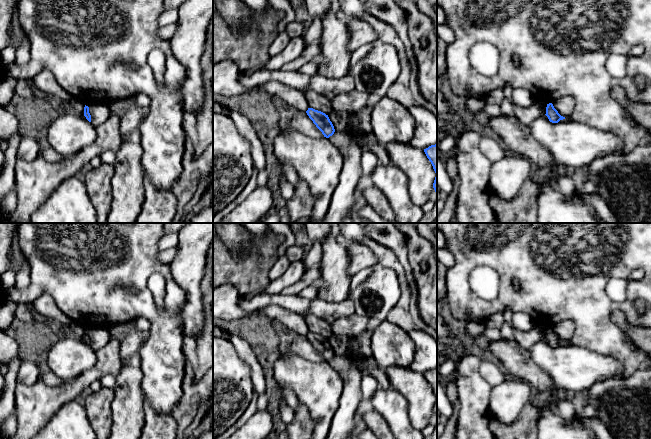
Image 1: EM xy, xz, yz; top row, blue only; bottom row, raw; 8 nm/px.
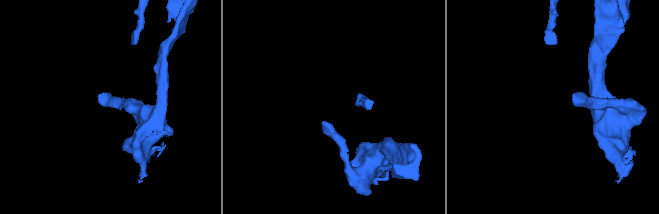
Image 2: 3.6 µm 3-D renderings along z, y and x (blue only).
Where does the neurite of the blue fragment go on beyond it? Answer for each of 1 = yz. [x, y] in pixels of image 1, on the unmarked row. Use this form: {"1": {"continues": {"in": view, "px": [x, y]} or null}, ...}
{"1": {"continues": null}}

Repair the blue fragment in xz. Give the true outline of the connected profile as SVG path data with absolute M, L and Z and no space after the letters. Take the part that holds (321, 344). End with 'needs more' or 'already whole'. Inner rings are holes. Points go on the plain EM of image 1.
M308 332L306 337L324 361L329 362L334 358L335 353L328 339L313 332Z; already whole

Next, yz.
M552 327L547 328L546 338L549 345L552 347L558 347L560 344L565 343L565 341L561 340L558 335L554 332Z; already whole

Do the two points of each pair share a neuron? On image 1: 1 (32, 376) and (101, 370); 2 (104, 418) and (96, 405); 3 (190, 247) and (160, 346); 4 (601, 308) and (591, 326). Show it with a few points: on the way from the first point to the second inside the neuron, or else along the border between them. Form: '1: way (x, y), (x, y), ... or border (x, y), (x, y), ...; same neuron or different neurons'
1: border (38, 379), (29, 385), (17, 382); different neurons
2: way (101, 415), (98, 408); same neuron
3: border (168, 264), (174, 281), (185, 293), (181, 308); different neurons
4: way (597, 312), (592, 317), (592, 322); same neuron

